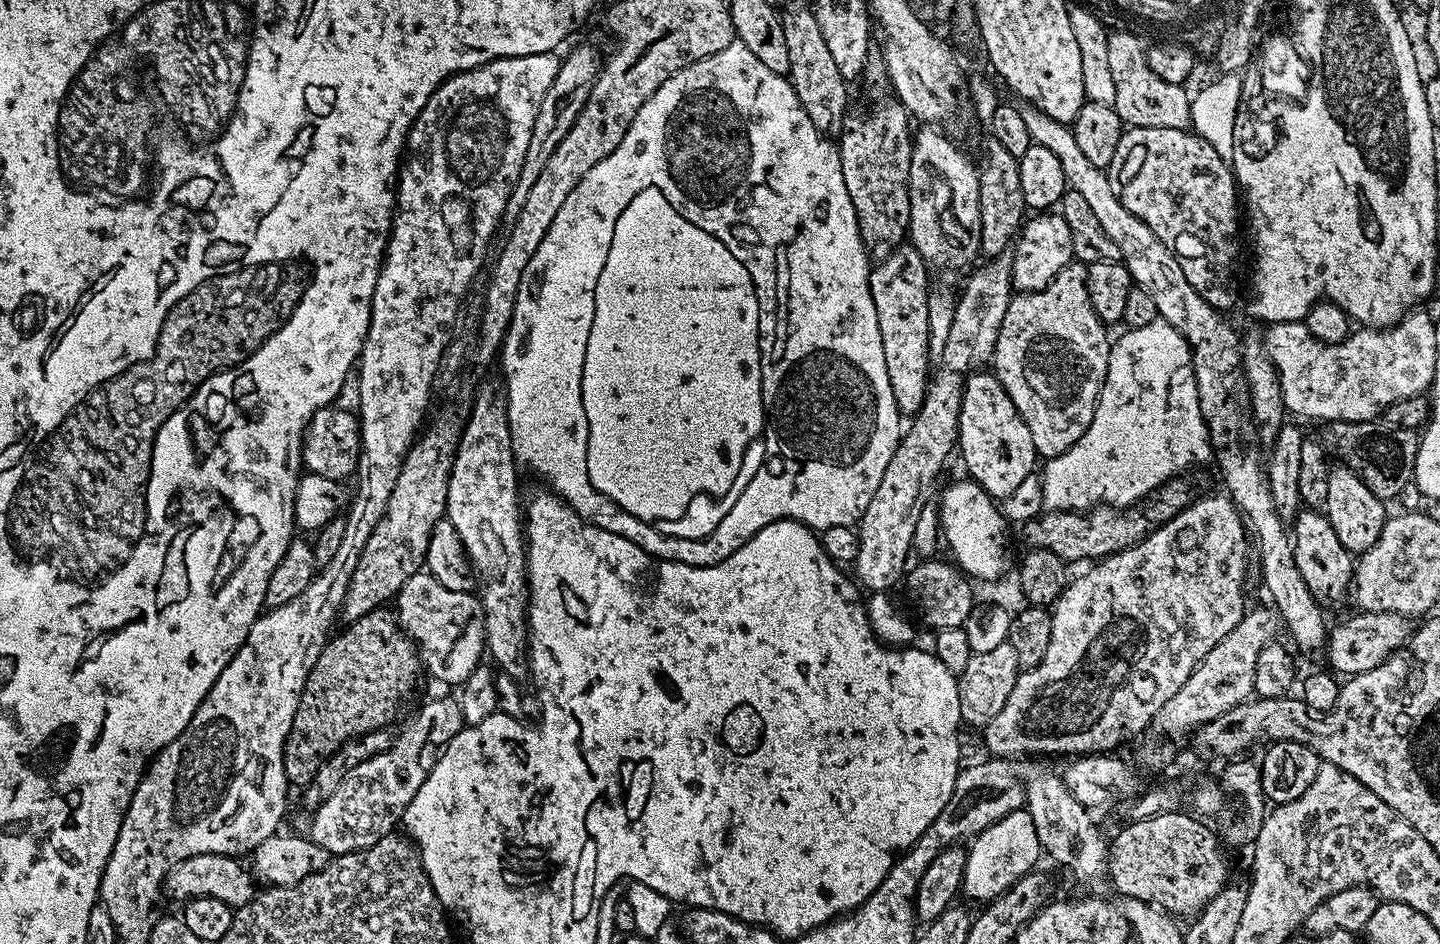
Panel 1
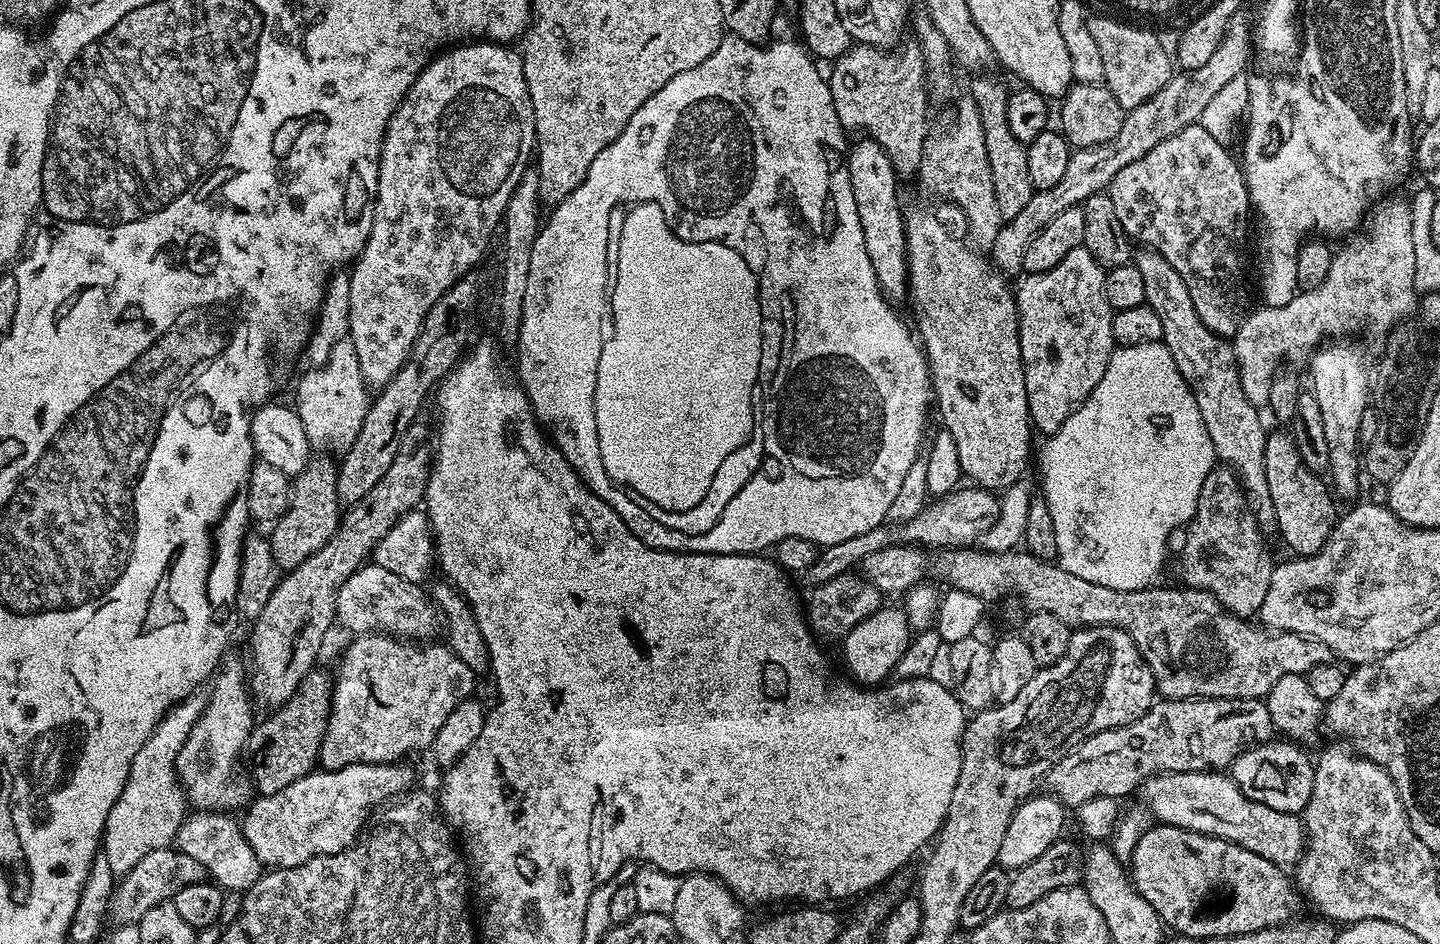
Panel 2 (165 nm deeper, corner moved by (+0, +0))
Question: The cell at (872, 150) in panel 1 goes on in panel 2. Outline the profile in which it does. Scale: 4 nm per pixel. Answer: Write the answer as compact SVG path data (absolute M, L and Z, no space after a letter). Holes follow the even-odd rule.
M856 44L831 65L832 77L829 75L826 80L826 91L832 96L832 110L840 119L841 129L860 132L856 134L863 134L882 146L900 178L915 177L919 173L924 143L930 135L930 85L926 79L924 55L919 44L903 44L895 50Z

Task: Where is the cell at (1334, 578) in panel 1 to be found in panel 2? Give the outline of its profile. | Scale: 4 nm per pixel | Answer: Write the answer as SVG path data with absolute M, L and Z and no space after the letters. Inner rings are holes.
M1286 431L1268 432L1266 442L1266 486L1270 486L1270 502L1274 506L1276 519L1275 531L1280 531L1289 553L1296 556L1313 556L1322 550L1326 538L1330 538L1336 526L1338 511L1337 501L1330 491L1329 485L1319 480L1321 478L1303 464L1302 458L1293 437Z

